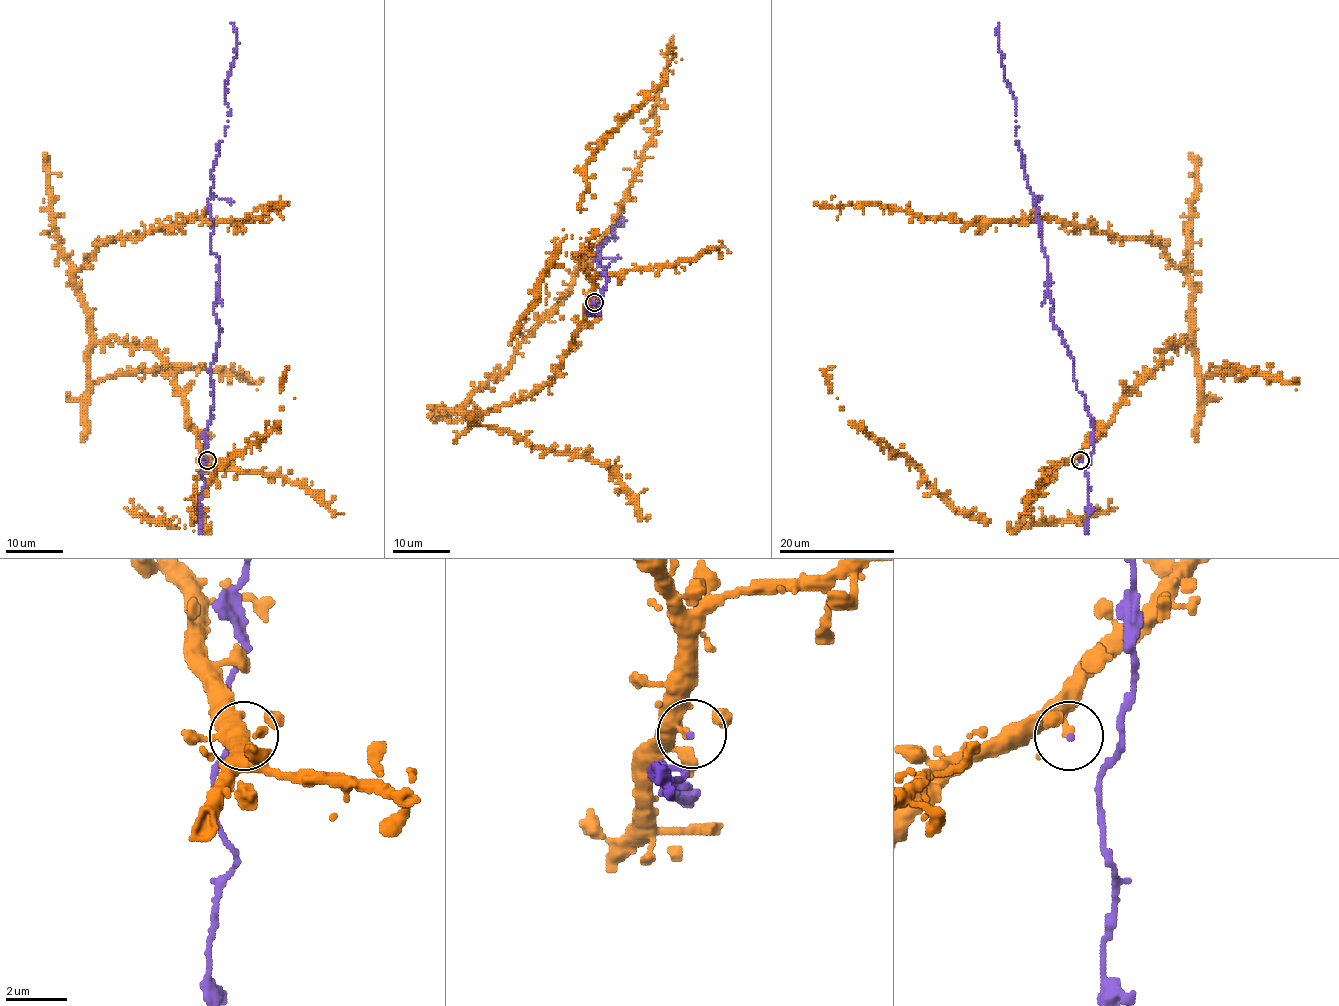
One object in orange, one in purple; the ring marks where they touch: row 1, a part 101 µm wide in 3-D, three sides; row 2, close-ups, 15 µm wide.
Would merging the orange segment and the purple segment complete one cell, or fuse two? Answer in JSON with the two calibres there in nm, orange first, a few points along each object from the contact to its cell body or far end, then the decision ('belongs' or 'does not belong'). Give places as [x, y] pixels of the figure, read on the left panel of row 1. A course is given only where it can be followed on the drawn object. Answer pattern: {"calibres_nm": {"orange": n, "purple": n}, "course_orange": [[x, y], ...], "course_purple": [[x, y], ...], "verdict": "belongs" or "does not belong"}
{"calibres_nm": {"orange": 280, "purple": 130}, "course_orange": [[205, 459], [174, 373], [152, 350], [96, 338], [76, 270], [106, 240], [192, 217], [240, 224], [286, 202]], "course_purple": [[207, 459], [210, 365], [221, 329], [208, 204], [230, 113], [231, 22]], "verdict": "belongs"}

